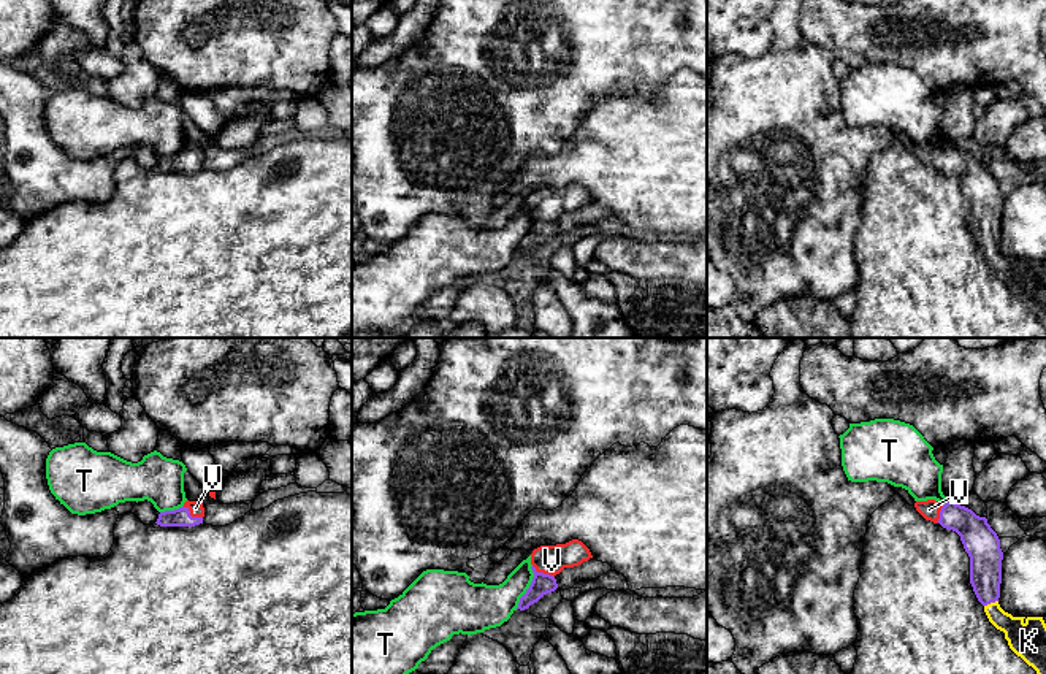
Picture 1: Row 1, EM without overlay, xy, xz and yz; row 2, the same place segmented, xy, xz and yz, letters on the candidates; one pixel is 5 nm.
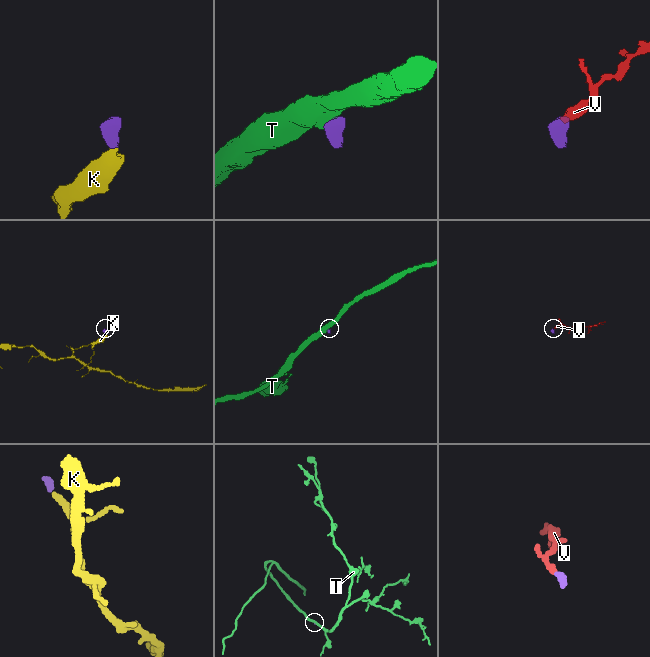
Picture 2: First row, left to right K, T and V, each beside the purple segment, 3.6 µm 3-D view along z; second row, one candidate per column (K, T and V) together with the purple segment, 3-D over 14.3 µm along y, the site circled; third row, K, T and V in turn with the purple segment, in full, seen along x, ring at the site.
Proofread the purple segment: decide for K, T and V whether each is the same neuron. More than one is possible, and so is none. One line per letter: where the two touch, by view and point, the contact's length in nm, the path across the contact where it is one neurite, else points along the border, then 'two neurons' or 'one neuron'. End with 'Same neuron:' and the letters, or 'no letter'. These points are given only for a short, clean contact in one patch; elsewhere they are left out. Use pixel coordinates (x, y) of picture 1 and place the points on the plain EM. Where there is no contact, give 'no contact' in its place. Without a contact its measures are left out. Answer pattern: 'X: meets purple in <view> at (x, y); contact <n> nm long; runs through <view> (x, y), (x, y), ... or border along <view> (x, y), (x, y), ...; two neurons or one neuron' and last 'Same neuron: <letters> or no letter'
K: meets purple in yz at (991, 246); contact 80 nm long; runs through yz (986, 200), (986, 233), (991, 246), (1023, 283); one neuron
T: meets purple in xz at (530, 232); contact 240 nm long; border along xz (531, 210), (531, 229), (515, 252); two neurons
V: meets purple in xy at (190, 160); contact 120 nm long; runs through xy (179, 162), (190, 160), (195, 153); one neuron
Same neuron: K, V

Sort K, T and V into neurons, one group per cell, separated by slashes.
K V / T

